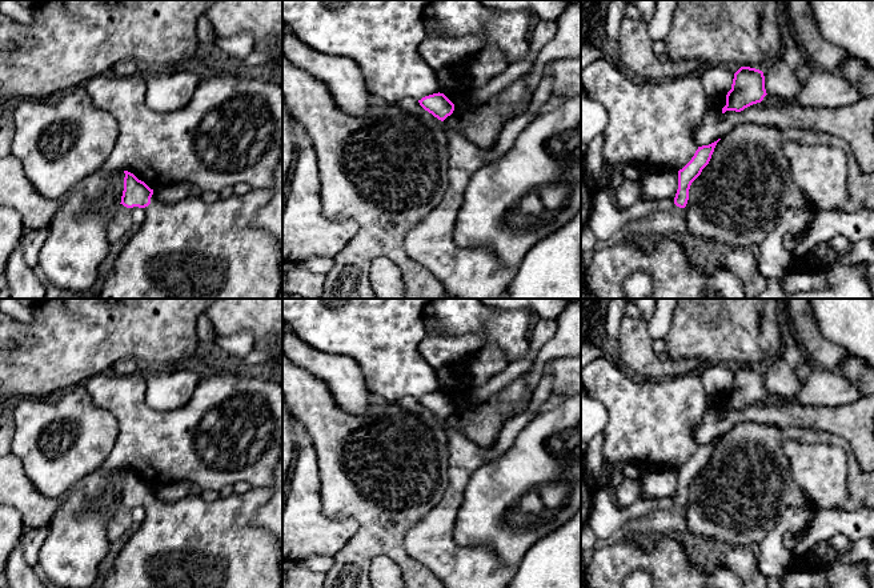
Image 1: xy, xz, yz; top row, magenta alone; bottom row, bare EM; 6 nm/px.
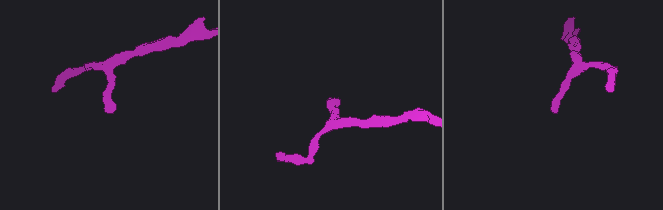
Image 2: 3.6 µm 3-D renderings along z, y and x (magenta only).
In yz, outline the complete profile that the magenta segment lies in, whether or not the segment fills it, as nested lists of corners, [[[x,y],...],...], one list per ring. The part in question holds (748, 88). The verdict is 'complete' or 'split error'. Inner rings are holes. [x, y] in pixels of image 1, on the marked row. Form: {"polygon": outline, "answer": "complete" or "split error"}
{"polygon": [[[741,67],[734,73],[722,113],[726,111],[741,112],[753,104],[761,103],[766,95],[763,72],[750,67]]], "answer": "complete"}

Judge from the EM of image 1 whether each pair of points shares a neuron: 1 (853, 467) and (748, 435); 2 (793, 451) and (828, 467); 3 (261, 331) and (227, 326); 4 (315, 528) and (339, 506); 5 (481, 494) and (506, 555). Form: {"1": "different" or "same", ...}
{"1": "same", "2": "same", "3": "same", "4": "different", "5": "same"}

